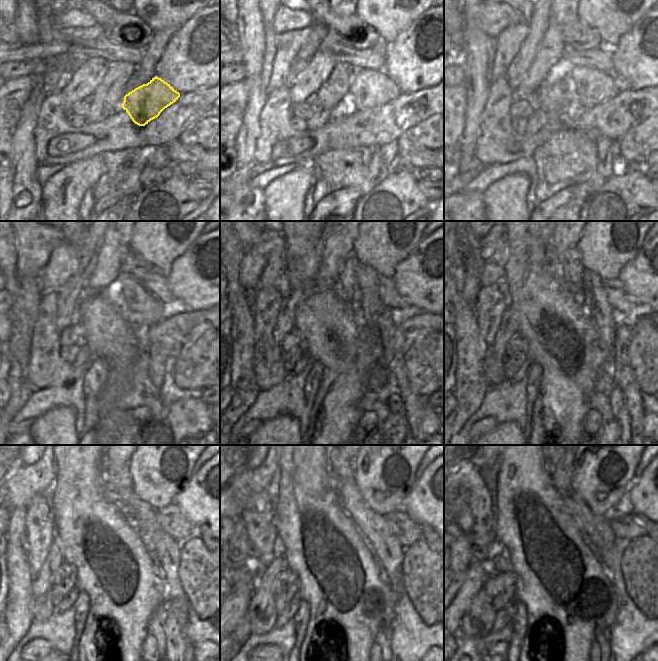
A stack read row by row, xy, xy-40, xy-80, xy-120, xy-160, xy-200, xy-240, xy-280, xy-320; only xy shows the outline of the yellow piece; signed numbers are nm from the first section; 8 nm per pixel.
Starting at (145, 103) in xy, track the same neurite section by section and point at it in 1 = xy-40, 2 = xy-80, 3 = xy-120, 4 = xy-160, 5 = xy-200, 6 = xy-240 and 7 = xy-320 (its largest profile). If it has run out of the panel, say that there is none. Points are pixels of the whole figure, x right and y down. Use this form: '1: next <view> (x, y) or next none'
1: next xy-40 (369, 89)
2: next xy-80 (592, 87)
3: next xy-120 (144, 310)
4: next xy-160 (348, 280)
5: next xy-200 (570, 267)
6: next xy-240 (118, 481)
7: next xy-320 (560, 465)

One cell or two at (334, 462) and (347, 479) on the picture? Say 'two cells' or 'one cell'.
one cell

